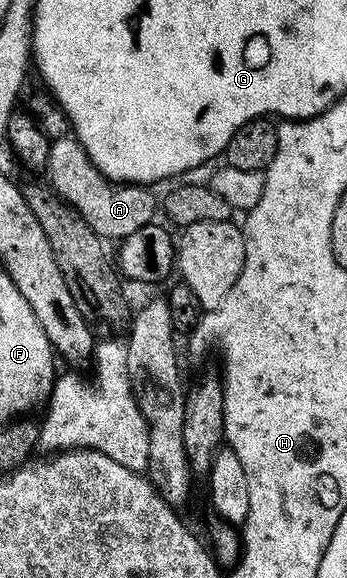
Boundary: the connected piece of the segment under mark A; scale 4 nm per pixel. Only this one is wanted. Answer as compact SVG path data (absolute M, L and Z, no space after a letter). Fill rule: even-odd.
M74 135L52 140L45 173L50 188L73 208L104 241L122 242L129 234L156 219L157 196L142 184L120 184L111 180L89 158Z

